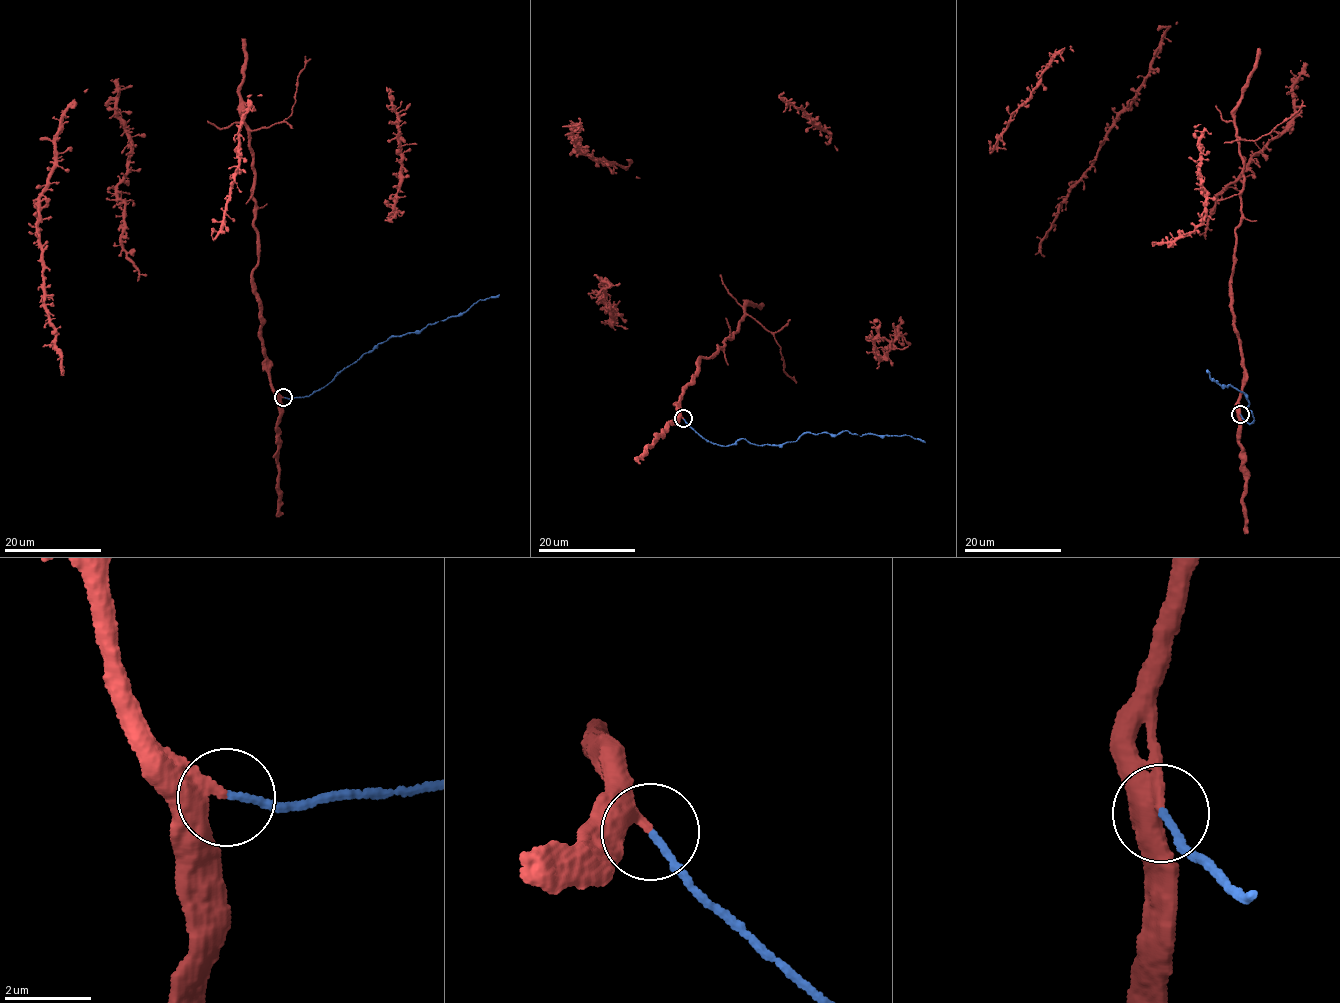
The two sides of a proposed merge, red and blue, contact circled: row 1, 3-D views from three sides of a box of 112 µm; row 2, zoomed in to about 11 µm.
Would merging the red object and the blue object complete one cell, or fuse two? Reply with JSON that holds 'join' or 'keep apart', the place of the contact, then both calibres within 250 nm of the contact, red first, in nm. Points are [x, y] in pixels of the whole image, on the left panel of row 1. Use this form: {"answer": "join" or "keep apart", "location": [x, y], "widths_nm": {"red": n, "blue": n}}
{"answer": "join", "location": [283, 397], "widths_nm": {"red": 340, "blue": 160}}

